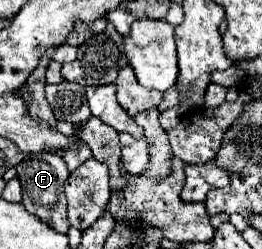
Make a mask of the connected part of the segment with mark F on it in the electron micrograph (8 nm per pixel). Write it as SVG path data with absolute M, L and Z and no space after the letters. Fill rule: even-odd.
M58 153L28 155L24 161L20 161L16 165L16 177L20 179L22 191L24 191L22 205L60 233L66 233L70 227L70 223L66 219L66 197L64 197L64 181L68 175L70 173L64 167L64 161Z

